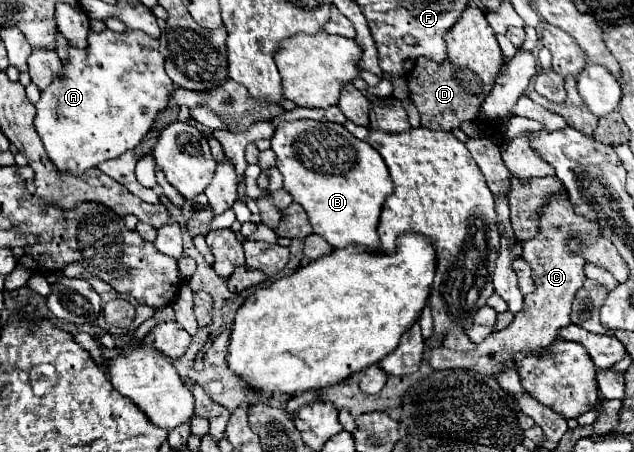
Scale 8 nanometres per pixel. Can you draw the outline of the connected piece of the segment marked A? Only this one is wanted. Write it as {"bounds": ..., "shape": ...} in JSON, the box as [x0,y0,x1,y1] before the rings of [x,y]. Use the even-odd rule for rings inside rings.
{"bounds":[36,29,174,177],"shape":[[[104,29],[100,33],[88,35],[88,49],[70,47],[68,65],[50,87],[42,91],[40,103],[36,105],[36,131],[46,147],[52,165],[66,175],[84,177],[88,171],[96,169],[100,163],[110,161],[140,145],[144,135],[154,123],[156,113],[166,105],[166,99],[174,83],[164,71],[164,59],[158,53],[158,41],[142,31],[114,33]]]}

